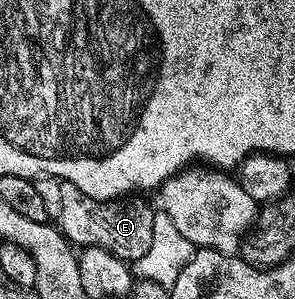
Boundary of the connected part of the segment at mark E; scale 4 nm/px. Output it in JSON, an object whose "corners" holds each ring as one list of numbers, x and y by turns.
{"corners":[[61,182,61,193,62,213,58,227,69,243,81,243,79,246,84,249,100,247,125,261,136,260,150,249,154,211,140,200,143,198,95,199,82,193,82,189,78,189,72,183,65,182]]}

